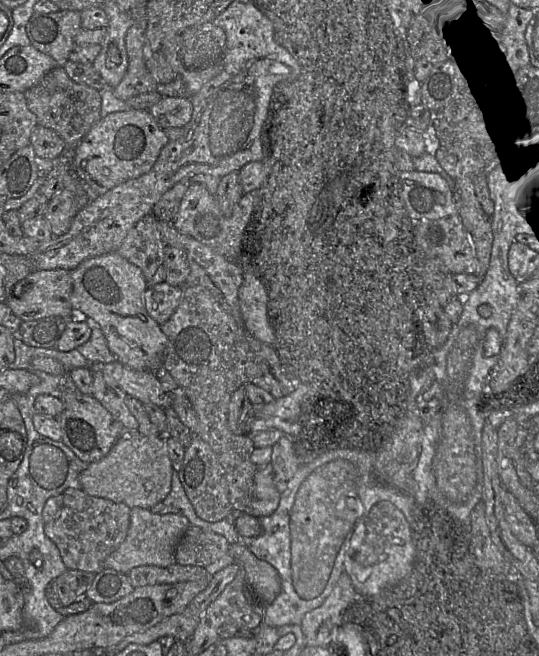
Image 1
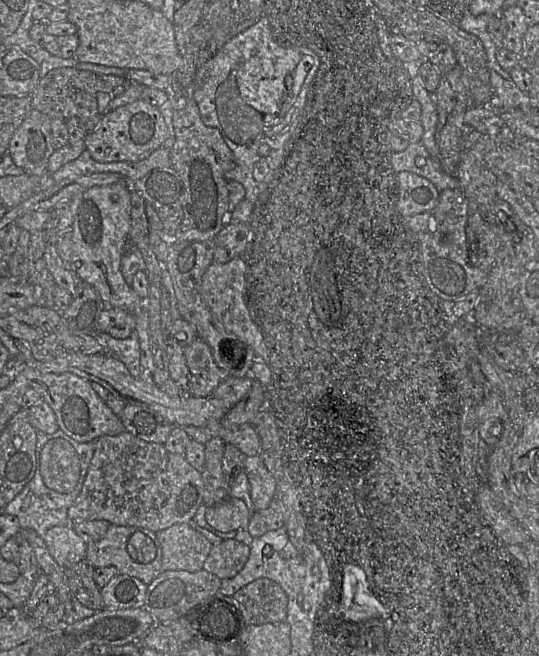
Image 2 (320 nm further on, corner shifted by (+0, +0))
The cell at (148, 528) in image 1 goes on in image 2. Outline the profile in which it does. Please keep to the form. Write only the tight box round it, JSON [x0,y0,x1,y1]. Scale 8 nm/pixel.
[156,524,213,570]

